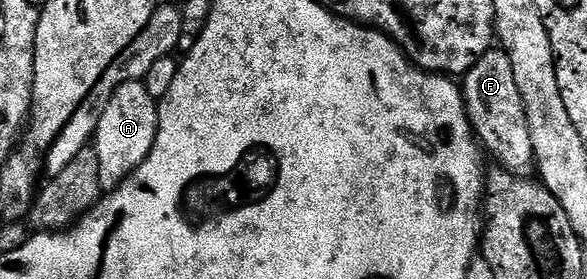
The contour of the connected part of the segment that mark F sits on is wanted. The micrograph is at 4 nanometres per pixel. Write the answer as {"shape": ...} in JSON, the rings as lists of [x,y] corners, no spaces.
{"shape":[[[492,47],[464,75],[460,85],[466,99],[466,113],[470,117],[470,128],[474,130],[479,142],[495,157],[503,168],[511,171],[526,171],[535,164],[532,131],[526,114],[526,104],[516,83],[516,71],[512,71],[512,59],[509,52],[501,47]]]}

